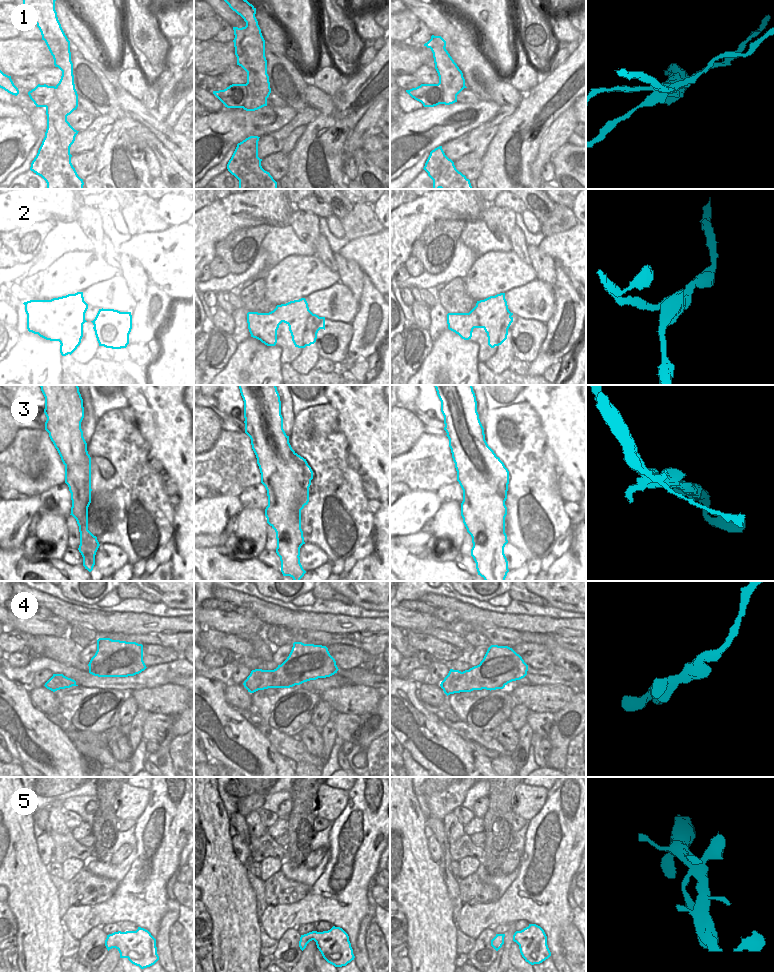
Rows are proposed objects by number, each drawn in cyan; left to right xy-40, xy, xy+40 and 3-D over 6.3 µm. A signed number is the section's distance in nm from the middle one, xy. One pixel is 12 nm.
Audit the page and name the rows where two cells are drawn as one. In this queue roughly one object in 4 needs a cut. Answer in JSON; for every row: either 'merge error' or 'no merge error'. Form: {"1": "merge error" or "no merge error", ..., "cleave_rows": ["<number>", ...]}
{"1": "merge error", "2": "merge error", "3": "no merge error", "4": "no merge error", "5": "no merge error", "cleave_rows": ["1", "2"]}

